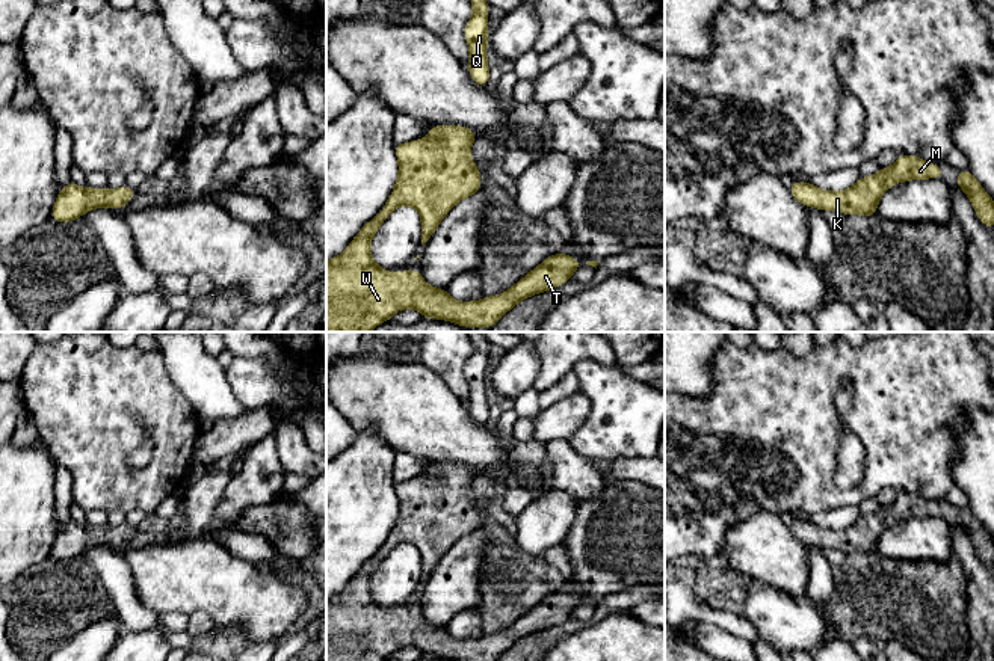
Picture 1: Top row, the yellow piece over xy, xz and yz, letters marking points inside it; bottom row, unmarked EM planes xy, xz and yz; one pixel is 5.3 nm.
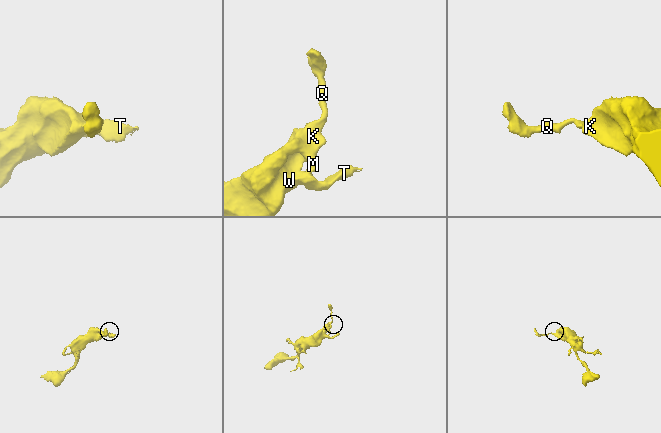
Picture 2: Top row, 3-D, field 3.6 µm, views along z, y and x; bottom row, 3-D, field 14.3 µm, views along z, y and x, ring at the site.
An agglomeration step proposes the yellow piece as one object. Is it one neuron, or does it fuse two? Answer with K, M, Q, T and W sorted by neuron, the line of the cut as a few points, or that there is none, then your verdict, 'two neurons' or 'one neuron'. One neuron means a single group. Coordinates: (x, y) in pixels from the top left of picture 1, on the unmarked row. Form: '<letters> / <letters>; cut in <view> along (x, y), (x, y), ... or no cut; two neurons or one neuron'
K M Q T W; no cut; one neuron

